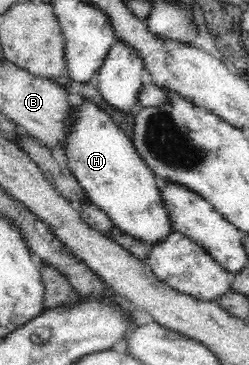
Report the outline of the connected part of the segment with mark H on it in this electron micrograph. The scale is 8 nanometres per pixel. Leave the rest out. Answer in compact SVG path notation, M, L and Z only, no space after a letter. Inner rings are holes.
M84 100L82 105L75 107L75 122L68 136L67 149L61 157L80 181L90 202L107 214L121 233L149 248L166 242L173 234L161 181L138 154L131 140L94 102Z

